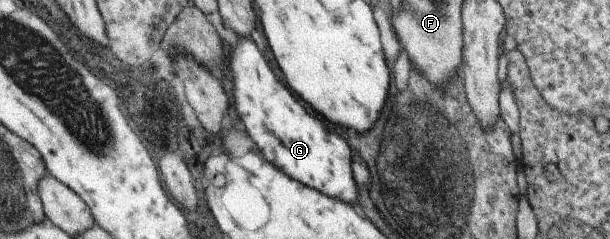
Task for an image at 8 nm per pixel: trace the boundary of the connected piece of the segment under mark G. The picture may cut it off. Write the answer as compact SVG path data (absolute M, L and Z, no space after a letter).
M239 37L238 45L234 48L228 46L230 52L230 63L228 67L233 77L234 101L241 121L244 123L246 133L256 143L257 150L261 152L268 161L274 161L279 169L286 171L290 177L296 177L298 181L326 193L332 197L338 197L346 203L352 203L358 199L358 187L352 173L353 154L348 141L334 129L330 129L318 115L306 109L306 105L300 103L300 99L294 97L290 88L286 87L272 67L268 65L266 57L262 55L260 47L246 37Z

